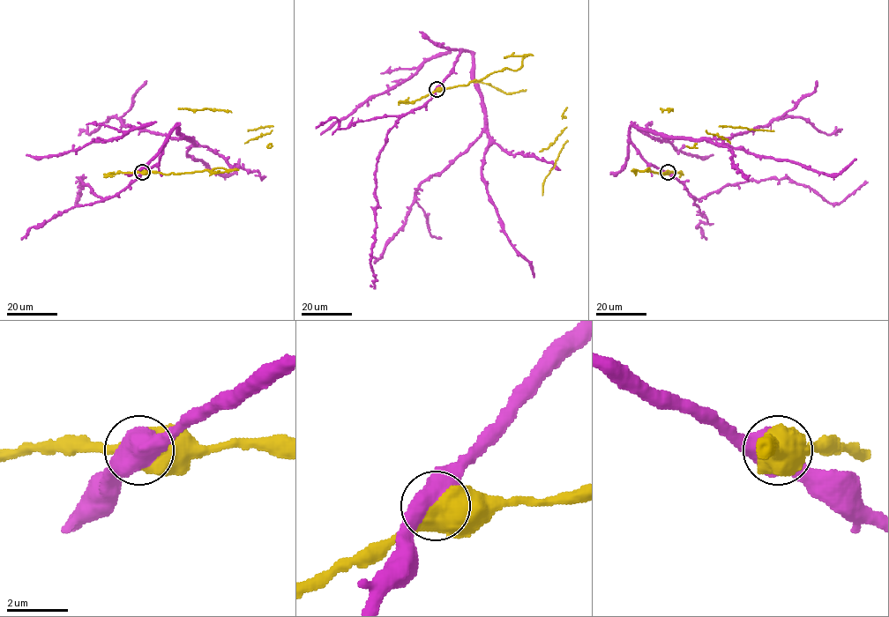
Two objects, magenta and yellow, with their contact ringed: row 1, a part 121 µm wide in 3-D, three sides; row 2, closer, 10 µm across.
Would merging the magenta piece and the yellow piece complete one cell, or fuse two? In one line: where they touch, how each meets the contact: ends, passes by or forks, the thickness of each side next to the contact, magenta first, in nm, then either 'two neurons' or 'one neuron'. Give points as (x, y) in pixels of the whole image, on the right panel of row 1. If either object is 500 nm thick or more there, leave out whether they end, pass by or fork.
place (668, 172); calibres 650 and 600 nm; two neurons

